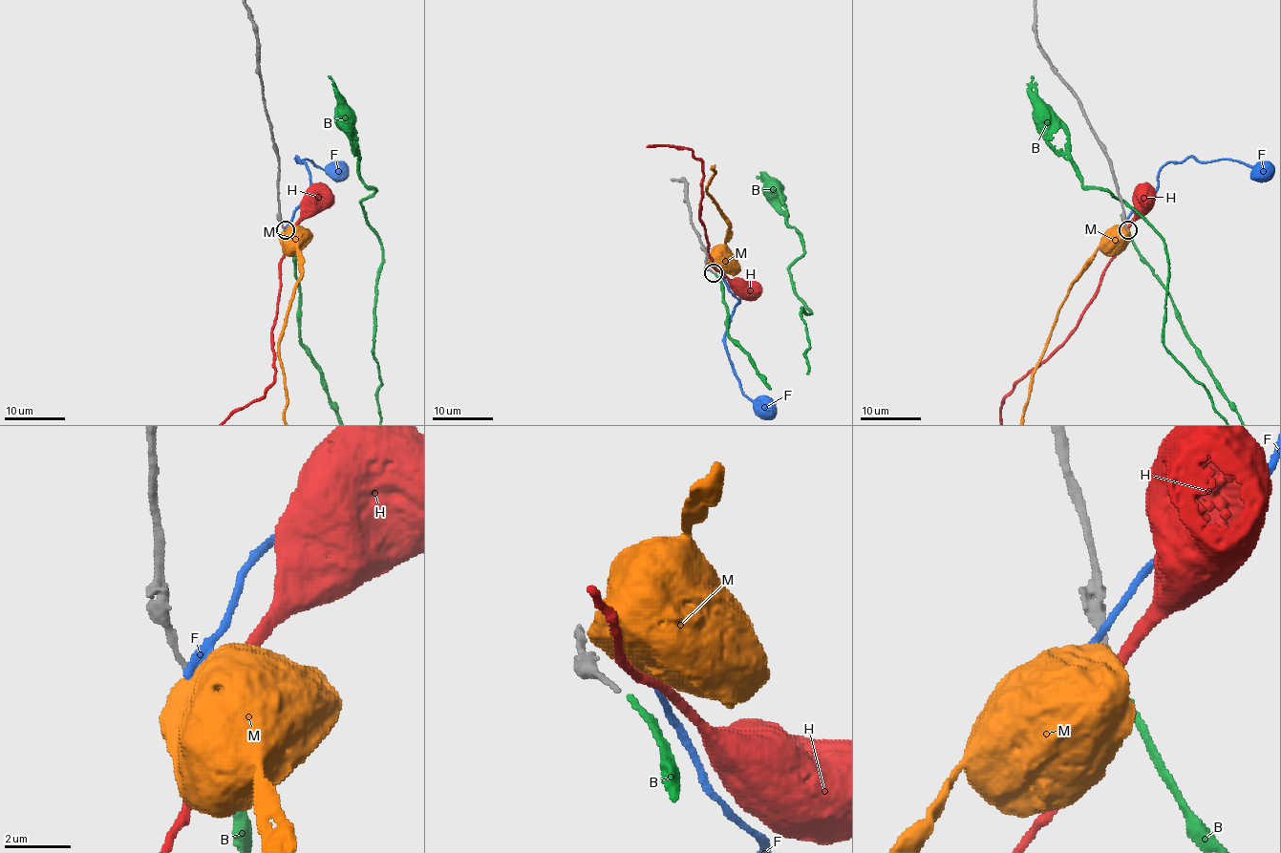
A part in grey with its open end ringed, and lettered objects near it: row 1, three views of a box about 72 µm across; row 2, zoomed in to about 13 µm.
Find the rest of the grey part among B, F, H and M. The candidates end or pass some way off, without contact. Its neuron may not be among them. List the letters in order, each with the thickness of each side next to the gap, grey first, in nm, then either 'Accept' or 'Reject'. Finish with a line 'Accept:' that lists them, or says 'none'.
B: Thickness 150 nm (grey) against 160 nm. Accept
F: Thickness 150 nm (grey) against 340 nm. Reject
H: Thickness 150 nm (grey) against 300 nm. Reject
M: Thickness 150 nm (grey) against 900 nm. Reject
Accept: B

